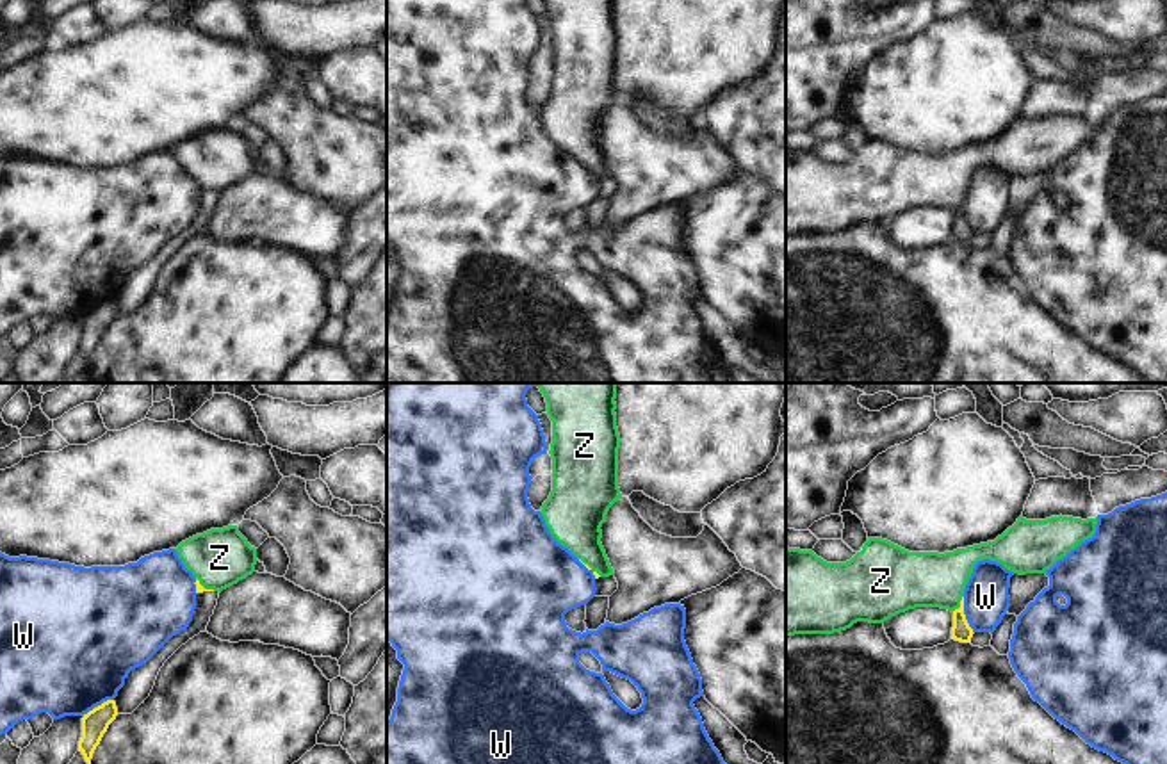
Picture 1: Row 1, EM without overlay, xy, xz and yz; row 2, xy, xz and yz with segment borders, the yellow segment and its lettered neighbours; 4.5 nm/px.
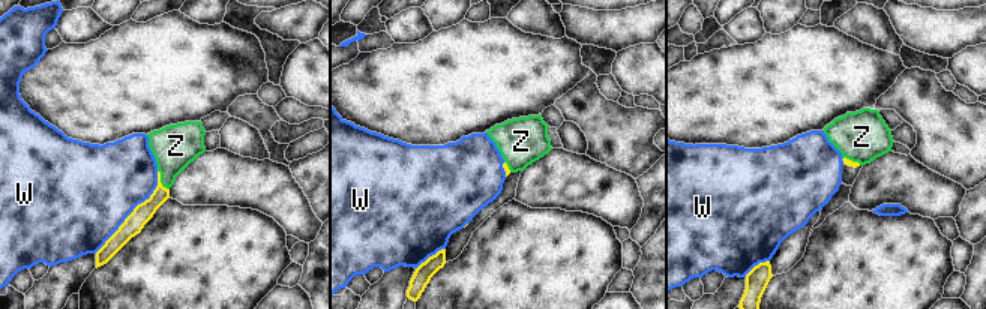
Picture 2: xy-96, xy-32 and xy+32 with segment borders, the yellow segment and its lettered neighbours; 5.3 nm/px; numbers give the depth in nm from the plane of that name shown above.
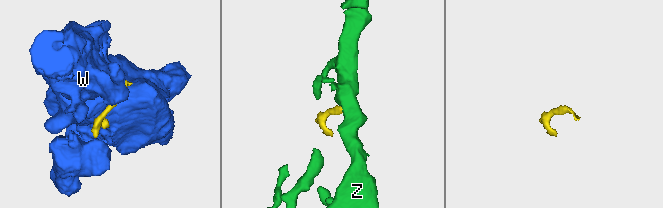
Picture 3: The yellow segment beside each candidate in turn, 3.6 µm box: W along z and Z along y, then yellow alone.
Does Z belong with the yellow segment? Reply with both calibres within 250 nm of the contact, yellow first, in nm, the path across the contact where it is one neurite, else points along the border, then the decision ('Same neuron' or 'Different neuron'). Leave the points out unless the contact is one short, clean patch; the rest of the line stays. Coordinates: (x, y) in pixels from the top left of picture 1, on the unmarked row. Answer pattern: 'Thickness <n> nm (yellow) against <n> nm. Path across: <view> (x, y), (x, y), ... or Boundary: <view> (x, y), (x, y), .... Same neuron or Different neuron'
Thickness 90 nm (yellow) against 260 nm. Path across: yz (961, 232), (961, 205), (934, 180), (913, 180). Same neuron

